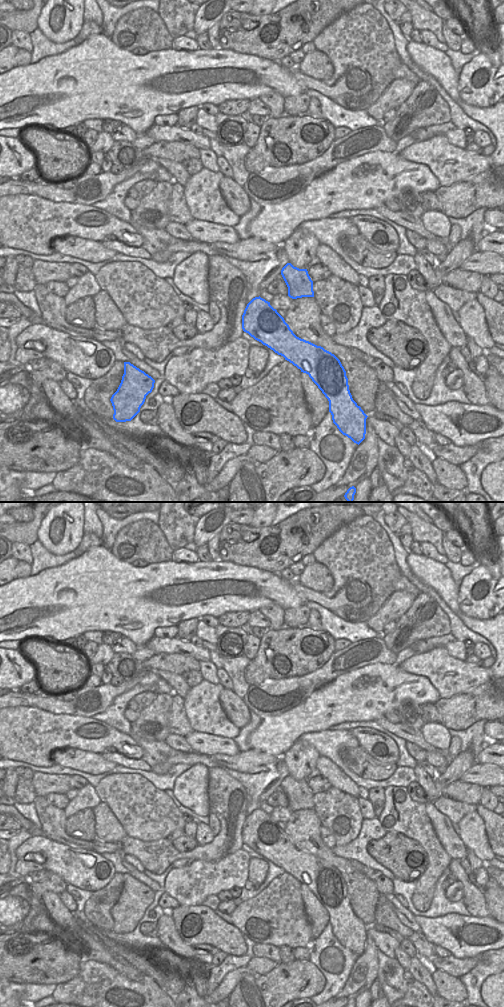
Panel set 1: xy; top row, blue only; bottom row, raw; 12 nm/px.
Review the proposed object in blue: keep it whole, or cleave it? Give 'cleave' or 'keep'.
keep

